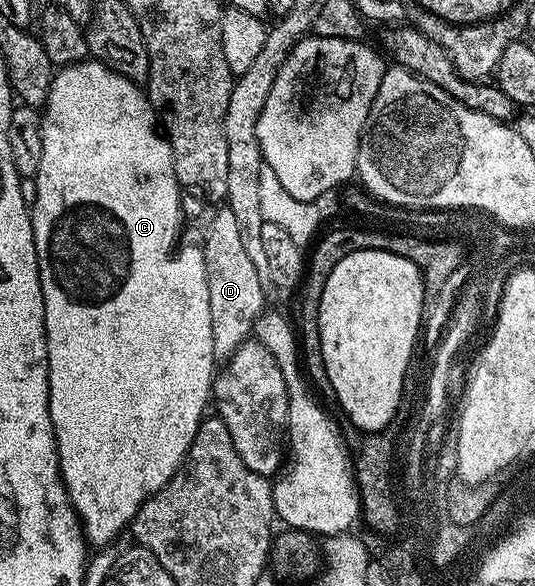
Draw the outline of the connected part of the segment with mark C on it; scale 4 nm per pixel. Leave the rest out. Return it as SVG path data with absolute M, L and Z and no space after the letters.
M97 61L63 66L54 76L41 117L44 149L40 149L40 169L33 178L36 183L36 201L30 207L30 220L36 241L40 285L44 293L50 416L62 482L66 485L70 503L78 520L82 522L82 533L87 544L91 548L101 549L113 543L133 524L144 501L148 501L157 491L164 489L164 485L168 485L170 478L178 471L178 466L186 459L188 449L198 432L198 425L207 414L206 403L208 407L216 374L212 313L208 309L208 277L202 254L189 255L182 251L179 255L174 255L178 234L184 228L184 195L178 185L170 140L160 130L159 116L151 105L147 92L139 84L125 79L120 73Z

